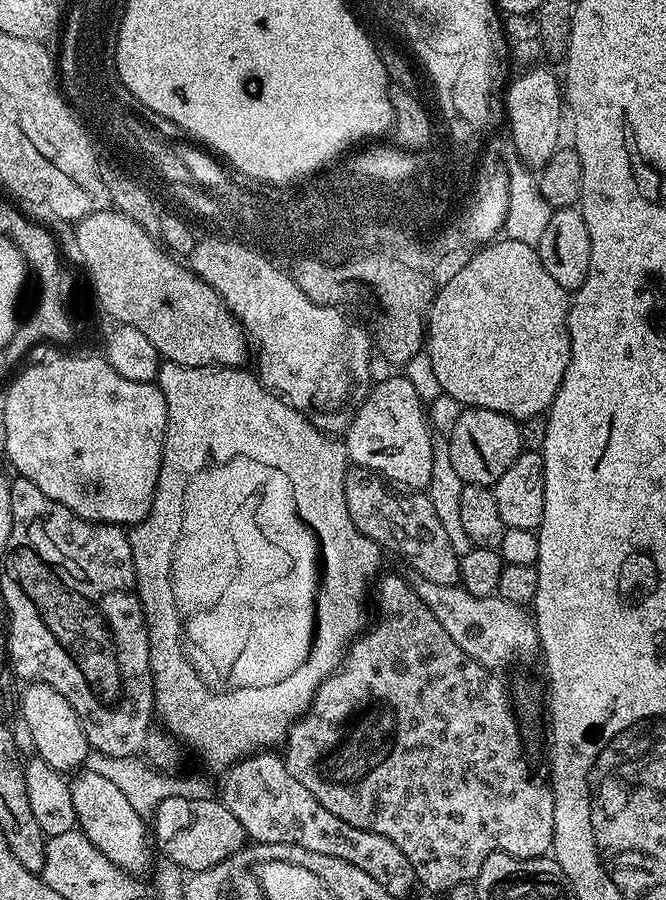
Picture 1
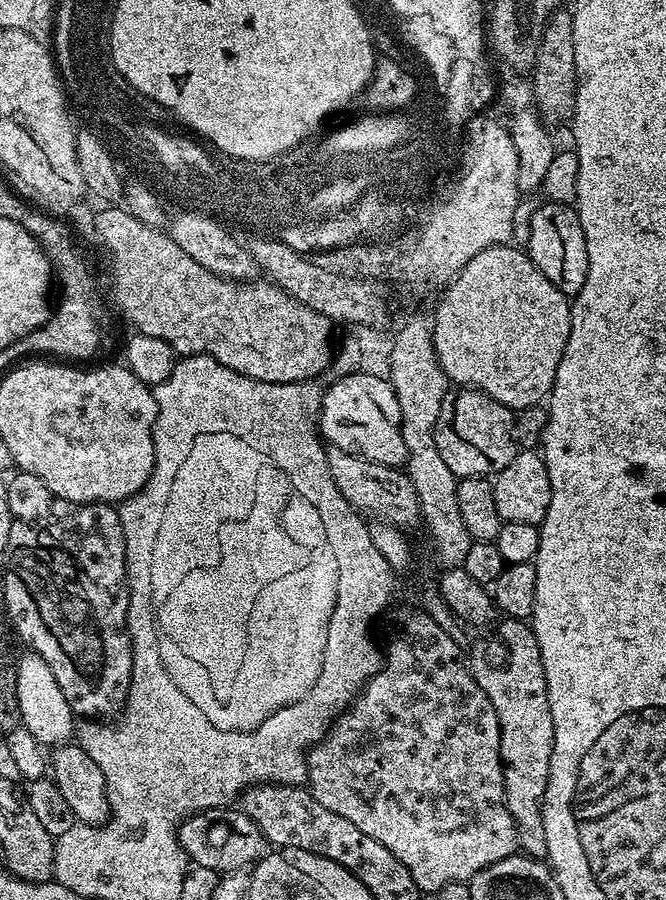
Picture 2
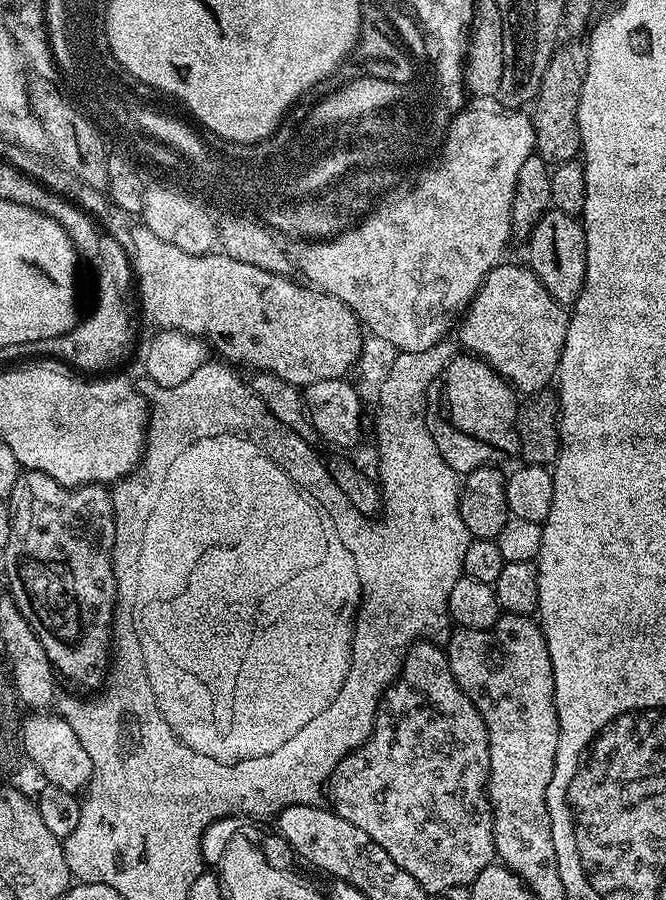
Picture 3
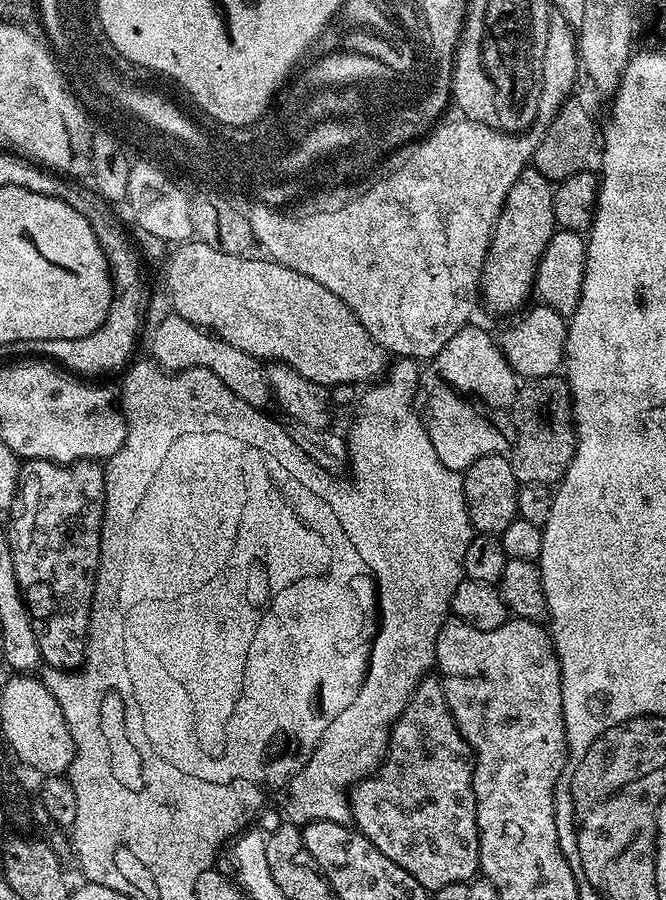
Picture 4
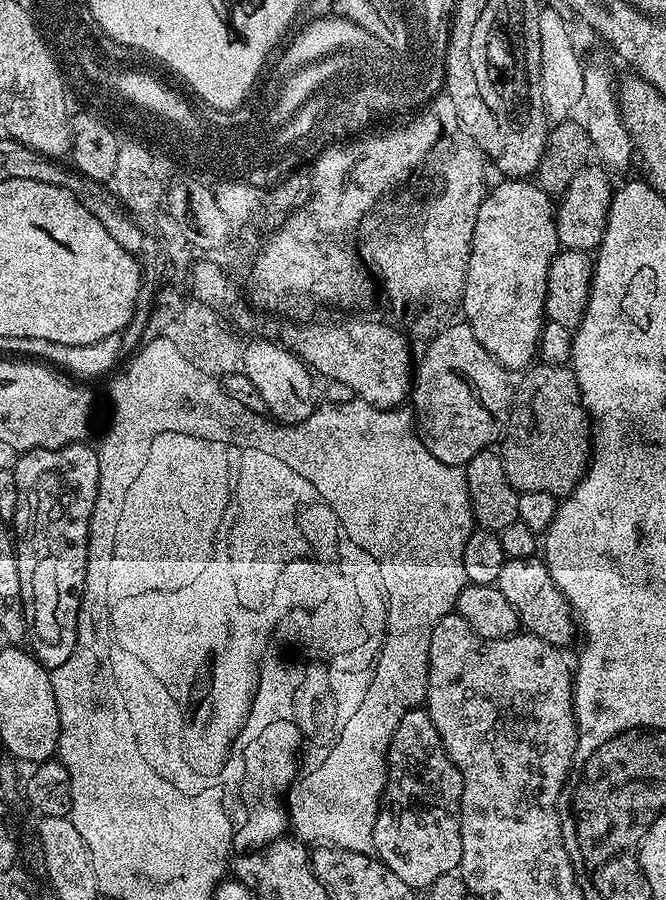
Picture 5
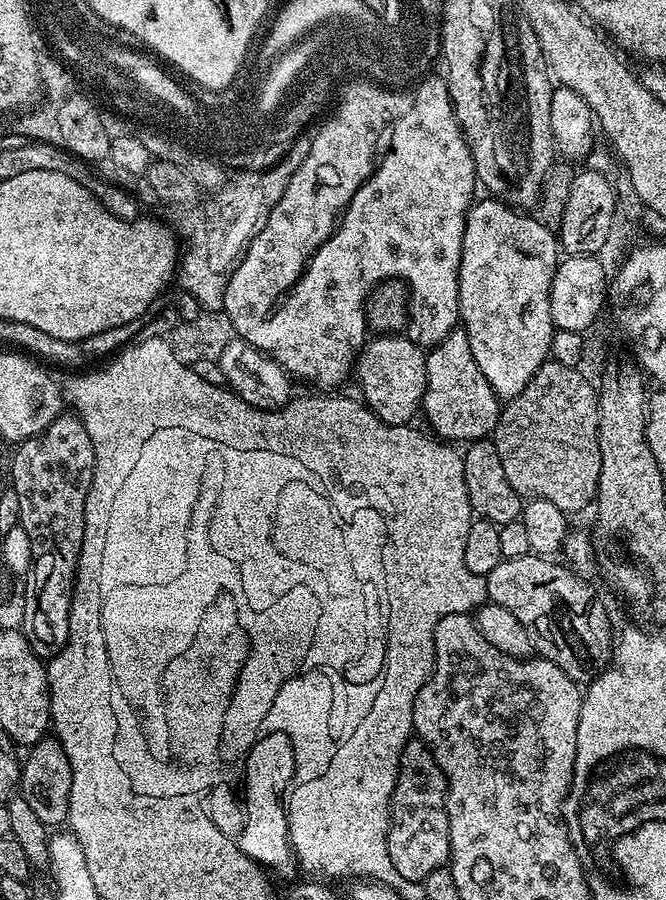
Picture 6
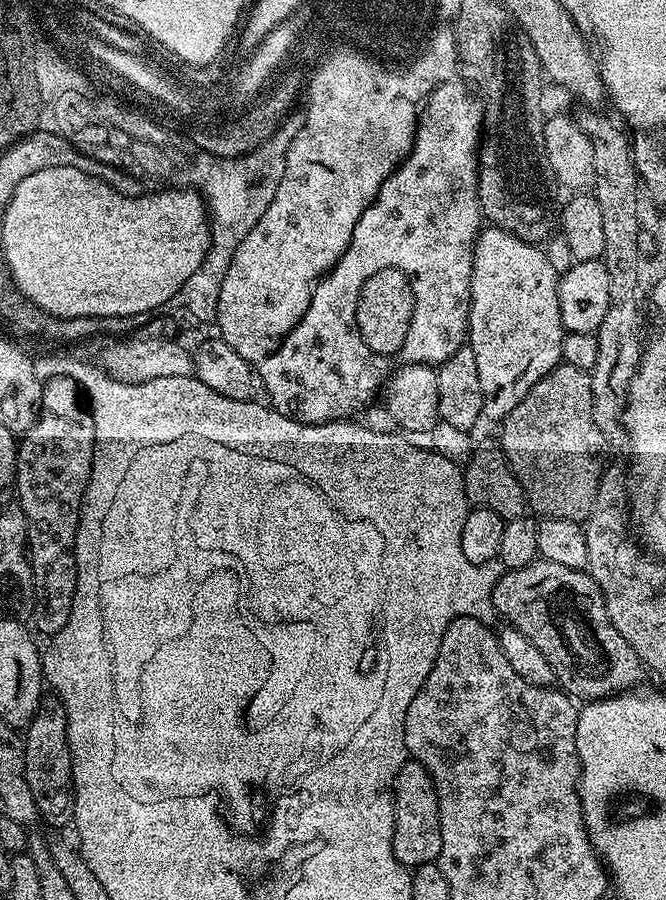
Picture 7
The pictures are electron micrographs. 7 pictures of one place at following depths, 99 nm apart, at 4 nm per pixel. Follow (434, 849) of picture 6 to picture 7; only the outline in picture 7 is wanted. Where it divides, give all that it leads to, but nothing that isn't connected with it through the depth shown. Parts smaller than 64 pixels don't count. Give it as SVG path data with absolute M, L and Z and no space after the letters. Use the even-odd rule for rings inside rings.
M414 759L405 760L392 784L394 802L394 838L392 849L398 862L409 870L420 864L439 861L442 850L442 830L438 814L438 794L430 774Z

